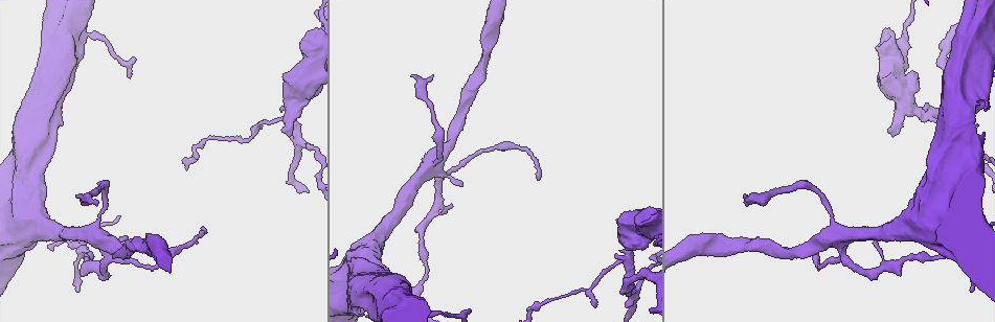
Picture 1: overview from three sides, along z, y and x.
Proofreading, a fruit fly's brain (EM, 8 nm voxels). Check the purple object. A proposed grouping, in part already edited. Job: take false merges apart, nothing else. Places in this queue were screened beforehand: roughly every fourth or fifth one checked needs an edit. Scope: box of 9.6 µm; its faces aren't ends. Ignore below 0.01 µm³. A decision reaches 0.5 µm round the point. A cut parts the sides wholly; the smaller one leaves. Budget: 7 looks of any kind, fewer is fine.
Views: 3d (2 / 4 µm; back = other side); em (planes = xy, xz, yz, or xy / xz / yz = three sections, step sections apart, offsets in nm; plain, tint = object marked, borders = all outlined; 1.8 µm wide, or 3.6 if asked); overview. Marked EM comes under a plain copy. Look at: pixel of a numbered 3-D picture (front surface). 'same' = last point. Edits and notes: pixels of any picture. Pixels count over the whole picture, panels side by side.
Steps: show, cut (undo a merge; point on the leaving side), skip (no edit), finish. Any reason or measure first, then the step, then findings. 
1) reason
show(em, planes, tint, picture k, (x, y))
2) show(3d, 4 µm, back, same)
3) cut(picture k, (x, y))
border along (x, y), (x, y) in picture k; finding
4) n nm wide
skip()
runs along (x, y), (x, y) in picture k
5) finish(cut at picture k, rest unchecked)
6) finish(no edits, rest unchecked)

thick turns thin
show(3d, 4 µm, picture 1, (981, 25))

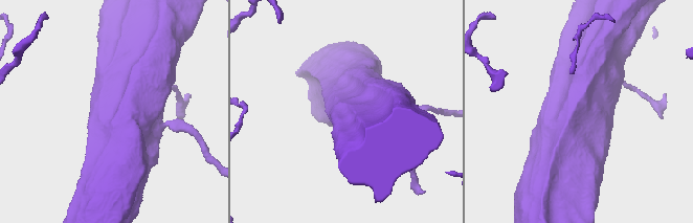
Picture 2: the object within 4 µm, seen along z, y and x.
now the EM
show(em, xy, step 8, tint, picture 2, (113, 104))

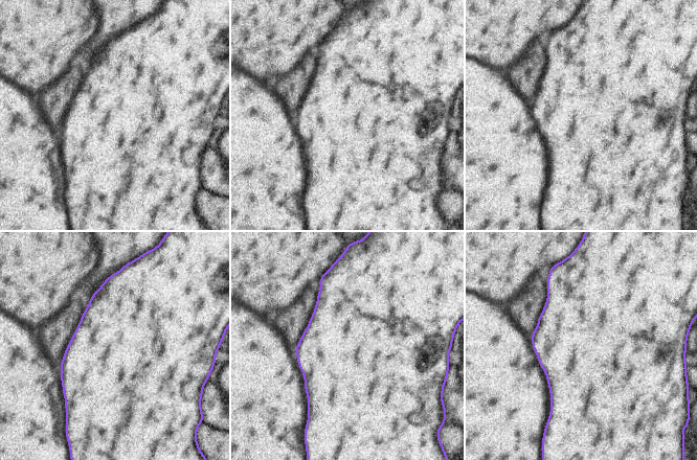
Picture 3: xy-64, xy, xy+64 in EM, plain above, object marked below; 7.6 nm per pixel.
cut it another way
show(em, xz, step 4, tint, same)

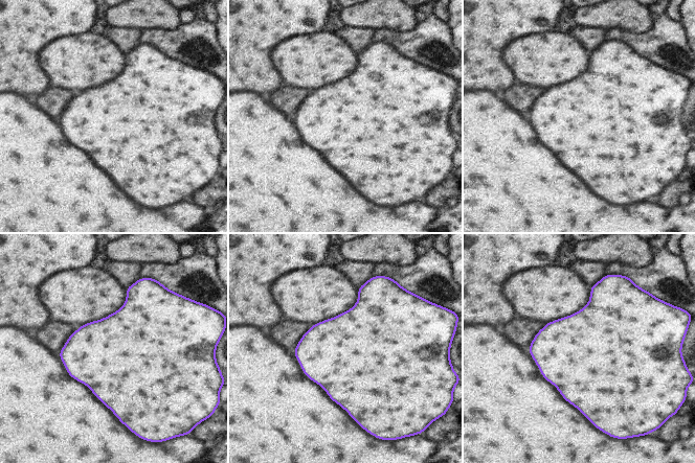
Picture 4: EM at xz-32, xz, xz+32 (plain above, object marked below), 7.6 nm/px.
skip()
all the same neuron

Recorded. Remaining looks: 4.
small branch off a trunk
show(3d, 4 µm, picture 1, (436, 170))

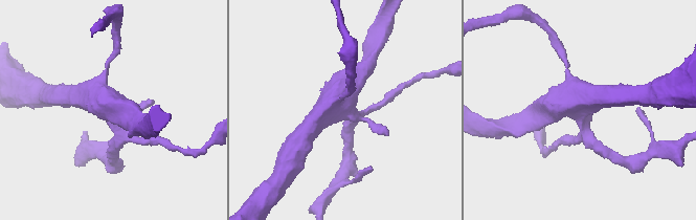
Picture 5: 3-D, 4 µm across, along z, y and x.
show(em, planes, tint, picture 5, (349, 110))

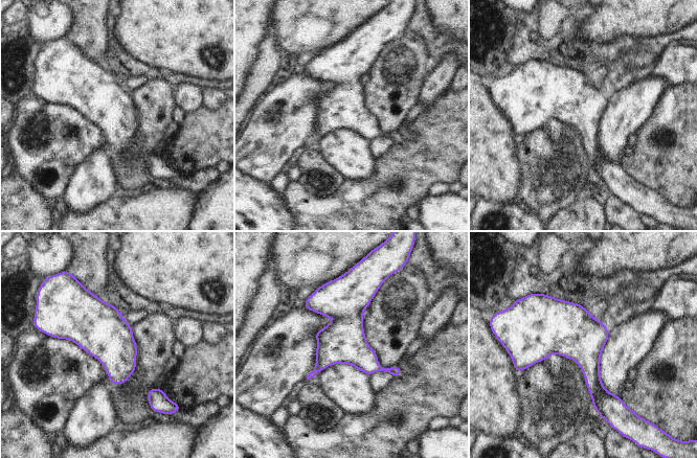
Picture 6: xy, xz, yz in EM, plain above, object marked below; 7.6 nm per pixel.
skip()
continuous, no second neuron

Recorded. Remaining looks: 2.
four-way junction
show(3d, 4 µm, picture 1, (83, 251))

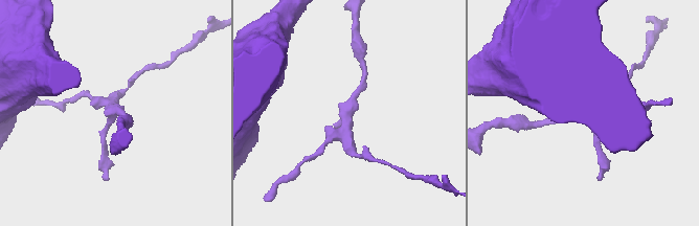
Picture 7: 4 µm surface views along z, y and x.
4 arms
show(em, planes, tint, picture 7, (110, 110))

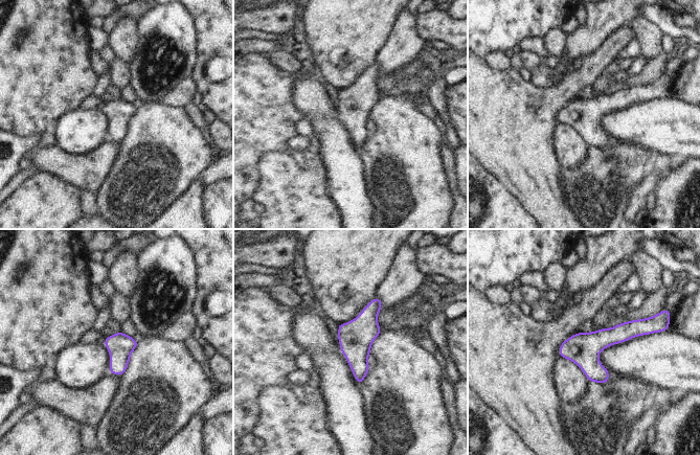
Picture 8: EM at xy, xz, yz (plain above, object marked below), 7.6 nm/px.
skip()
runs along (646, 331), (625, 331), (561, 353) in picture 8; one neuron here

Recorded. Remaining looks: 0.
finish(no edits, rest unchecked)

